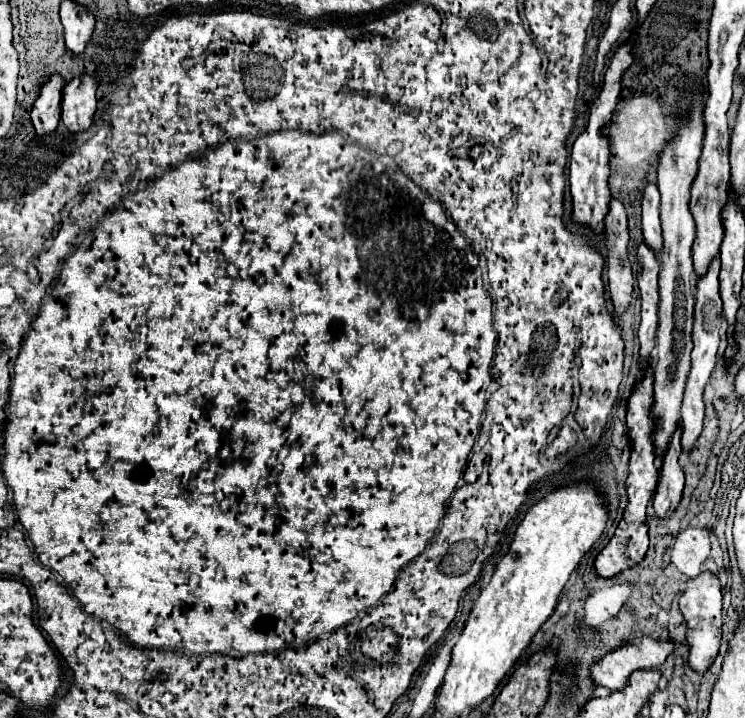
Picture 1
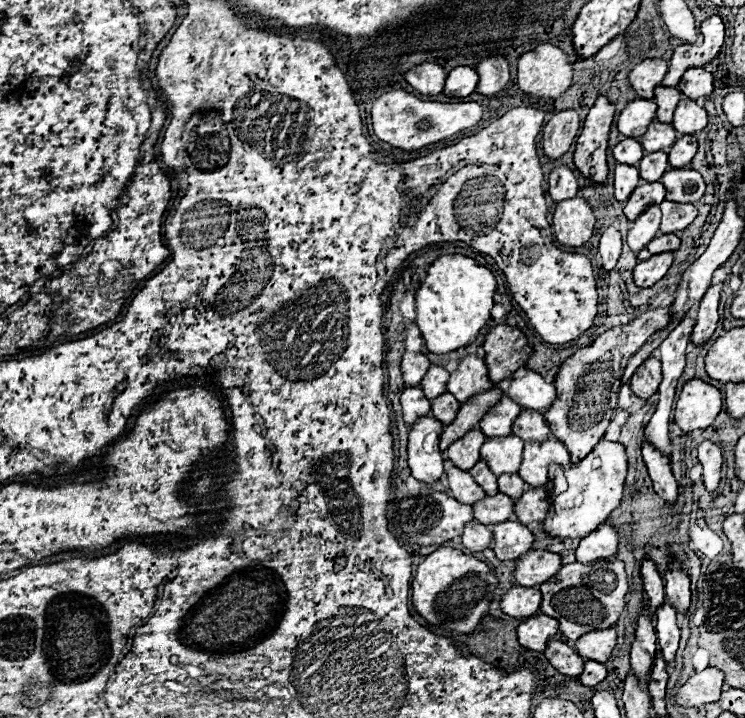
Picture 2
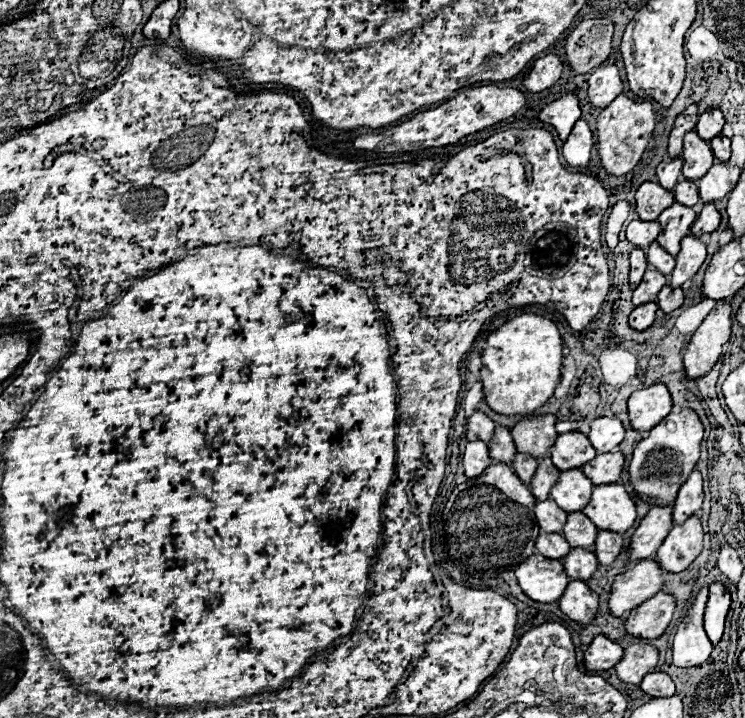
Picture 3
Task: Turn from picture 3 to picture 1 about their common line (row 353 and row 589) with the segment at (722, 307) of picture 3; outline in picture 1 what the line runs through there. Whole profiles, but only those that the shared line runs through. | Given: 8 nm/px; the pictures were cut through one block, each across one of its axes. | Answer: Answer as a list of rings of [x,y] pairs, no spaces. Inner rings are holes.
[[[702,572],[696,578],[686,582],[686,590],[680,596],[680,610],[688,622],[688,644],[690,644],[690,666],[696,672],[706,672],[708,666],[714,662],[718,648],[720,648],[720,628],[722,628],[722,586],[716,574]]]

